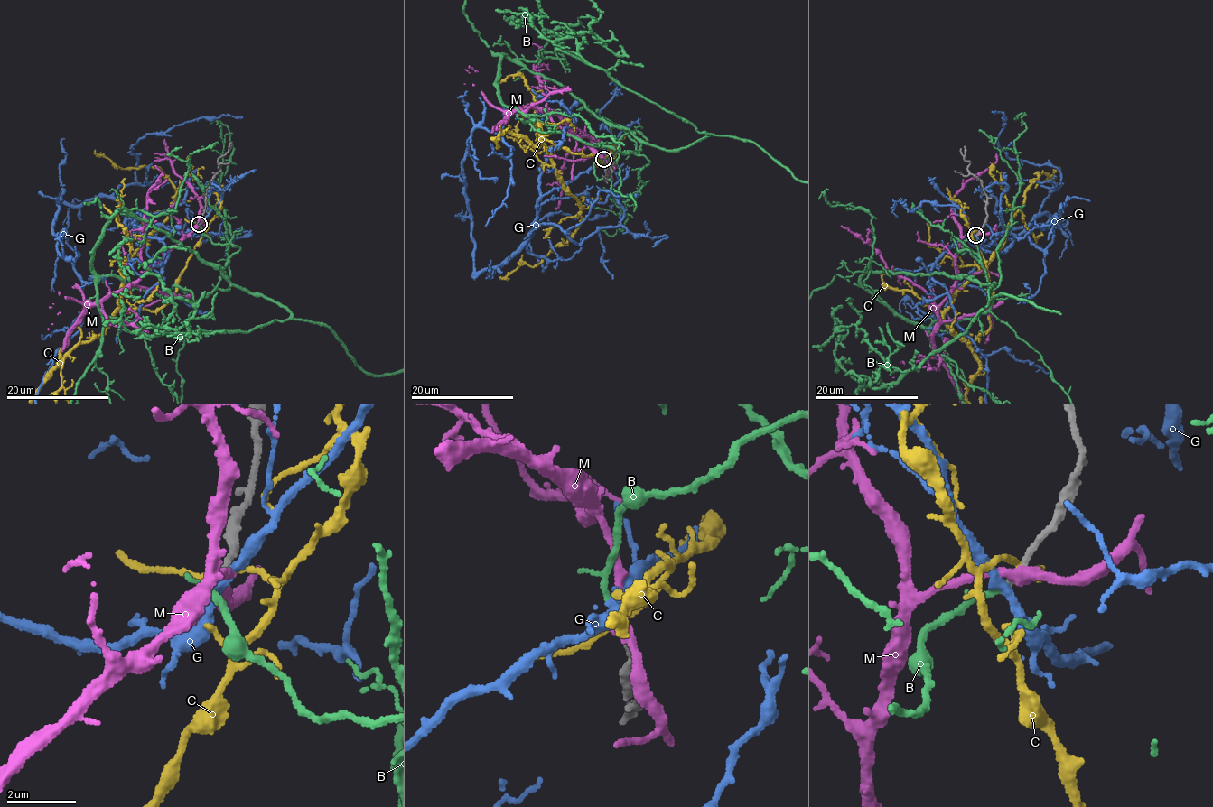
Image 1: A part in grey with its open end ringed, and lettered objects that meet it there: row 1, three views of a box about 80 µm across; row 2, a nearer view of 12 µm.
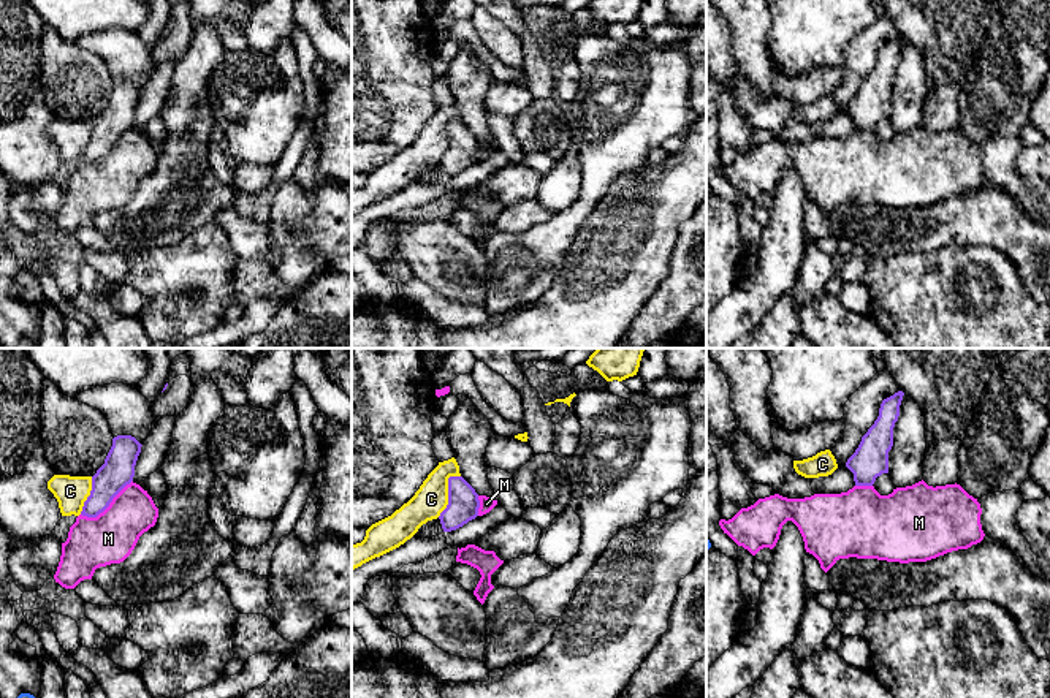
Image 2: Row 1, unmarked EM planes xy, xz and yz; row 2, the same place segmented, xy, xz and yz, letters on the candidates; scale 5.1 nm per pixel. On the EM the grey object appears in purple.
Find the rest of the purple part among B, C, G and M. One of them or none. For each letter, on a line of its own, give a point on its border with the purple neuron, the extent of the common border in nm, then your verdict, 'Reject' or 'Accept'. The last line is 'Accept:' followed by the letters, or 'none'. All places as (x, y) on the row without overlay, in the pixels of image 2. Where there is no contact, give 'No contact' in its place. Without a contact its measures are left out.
B: No contact. Accept
C: Touches purple at xz (448, 138). Shared border 240 nm. Reject
G: No contact. Reject
M: Touches purple at xy (106, 152). Shared border 320 nm. Reject
Accept: B

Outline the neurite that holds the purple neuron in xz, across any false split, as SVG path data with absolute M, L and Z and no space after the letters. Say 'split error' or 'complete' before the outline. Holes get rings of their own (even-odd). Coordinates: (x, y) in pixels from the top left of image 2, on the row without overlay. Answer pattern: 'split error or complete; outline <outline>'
complete; outline M462 122L448 123L448 150L439 165L443 177L451 177L478 161L480 146Z

